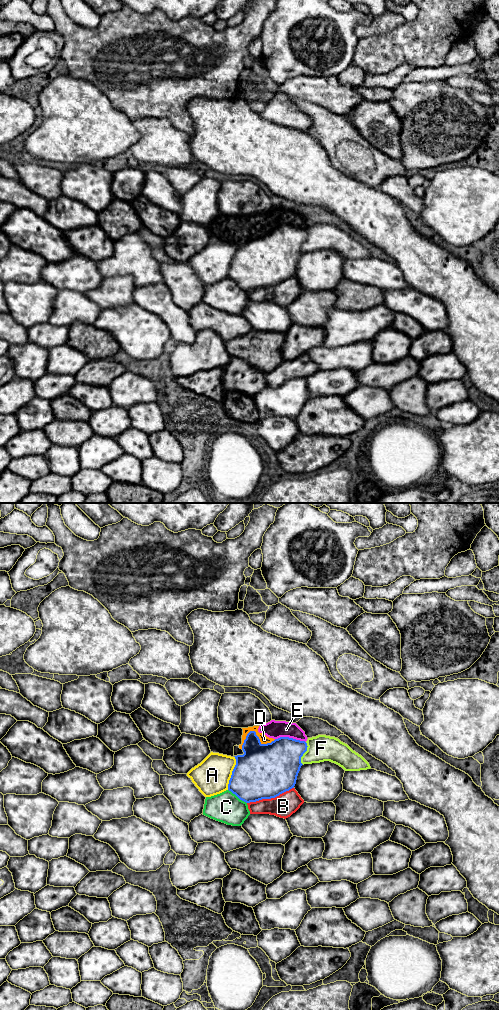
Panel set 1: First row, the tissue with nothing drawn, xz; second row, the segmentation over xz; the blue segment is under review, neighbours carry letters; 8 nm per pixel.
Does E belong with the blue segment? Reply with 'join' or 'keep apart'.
keep apart

